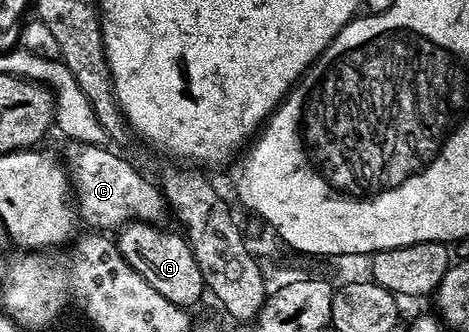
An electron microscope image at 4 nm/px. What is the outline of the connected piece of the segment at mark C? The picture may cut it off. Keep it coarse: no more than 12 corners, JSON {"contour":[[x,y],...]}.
{"contour":[[64,145],[82,221],[160,225],[165,196],[112,147]]}

